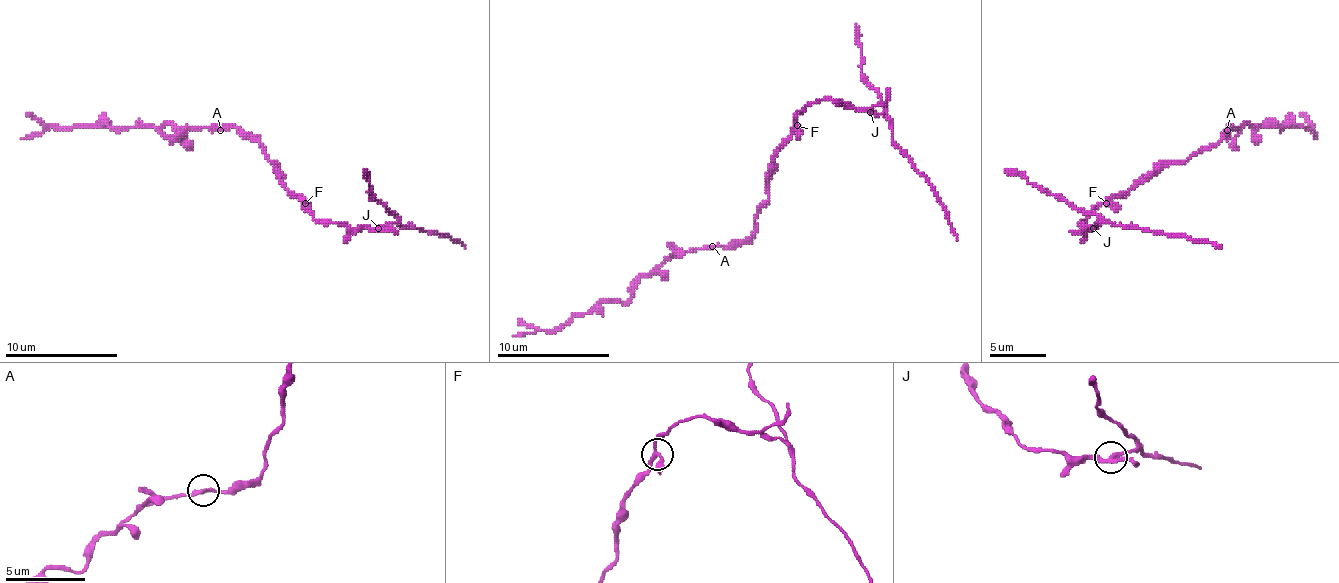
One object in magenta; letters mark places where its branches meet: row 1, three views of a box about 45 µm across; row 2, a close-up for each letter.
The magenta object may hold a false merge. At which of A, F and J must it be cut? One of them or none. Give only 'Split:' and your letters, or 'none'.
Split: J

